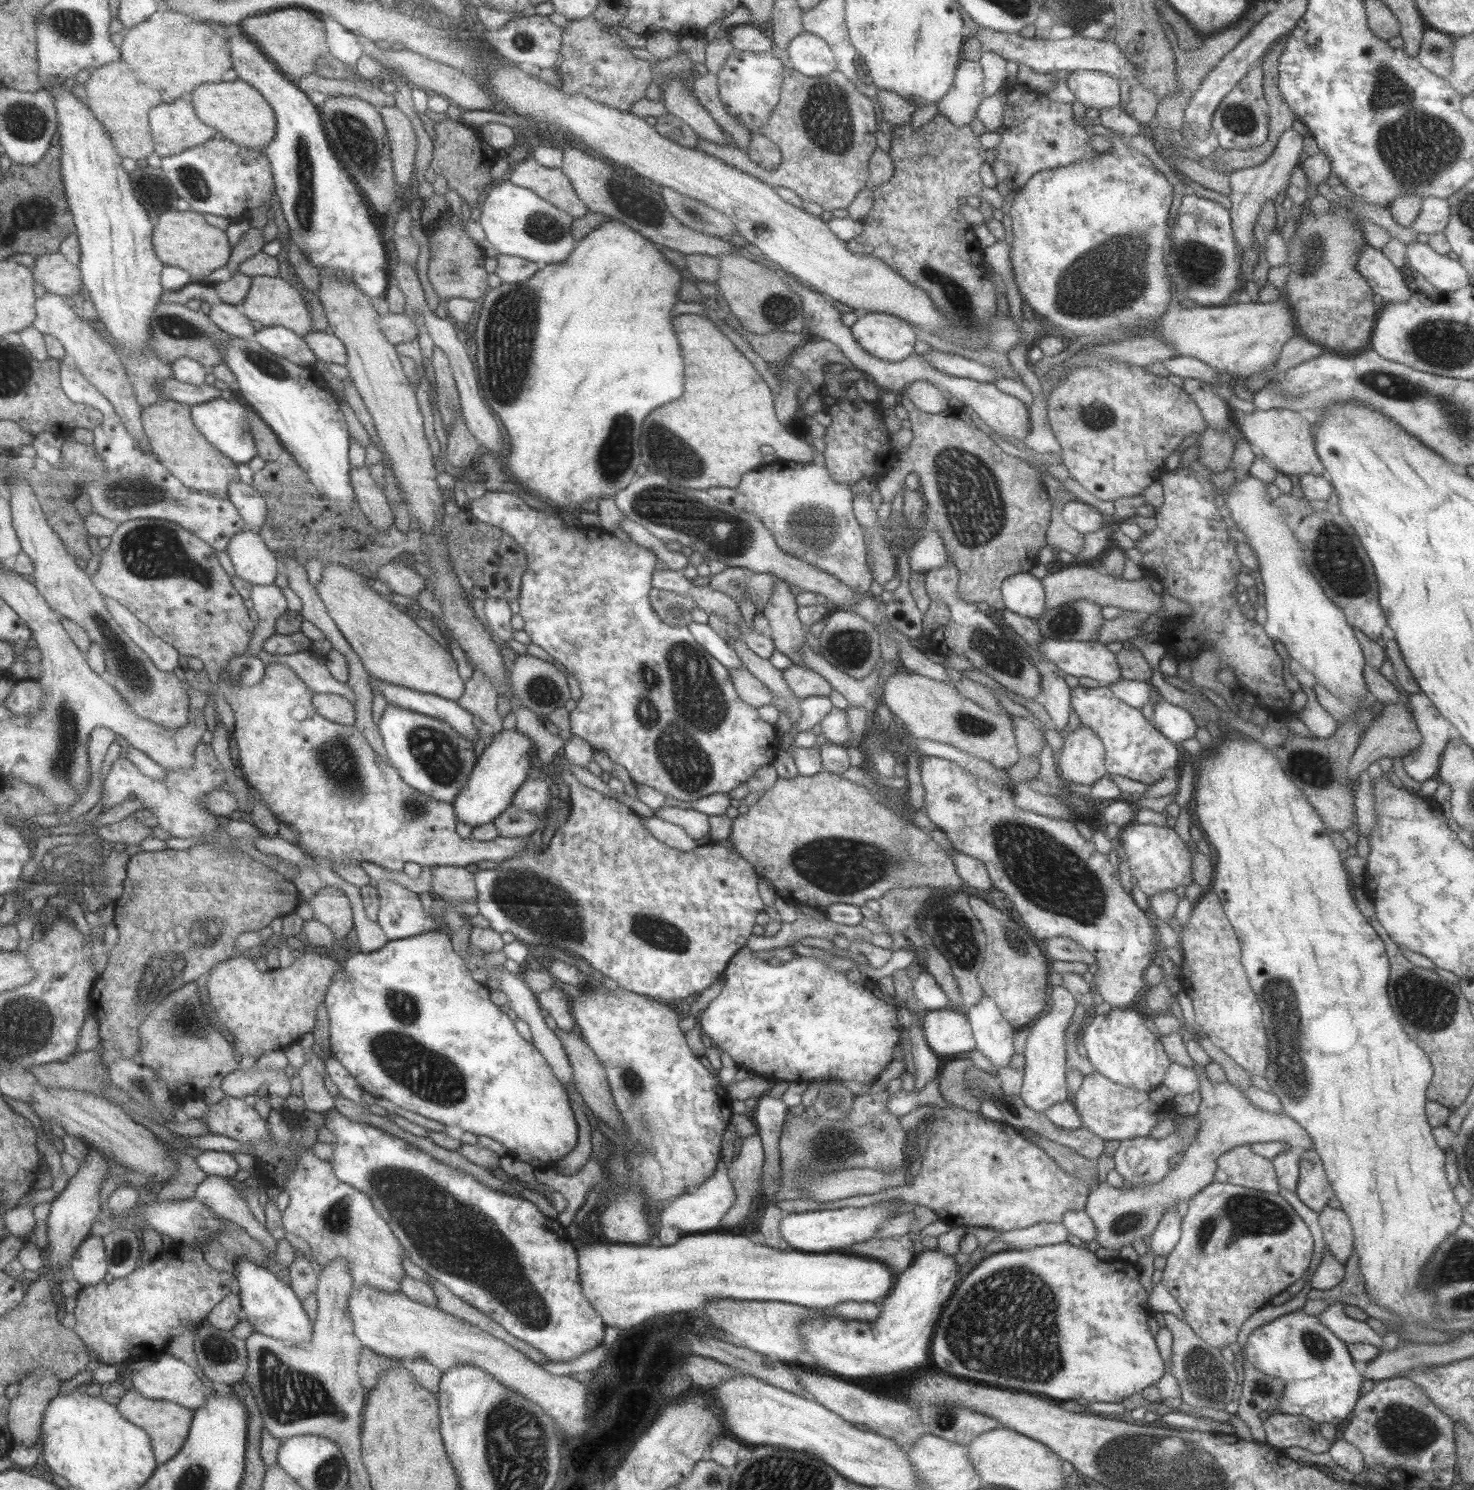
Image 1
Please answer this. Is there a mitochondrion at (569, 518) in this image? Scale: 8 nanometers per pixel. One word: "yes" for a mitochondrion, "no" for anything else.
no

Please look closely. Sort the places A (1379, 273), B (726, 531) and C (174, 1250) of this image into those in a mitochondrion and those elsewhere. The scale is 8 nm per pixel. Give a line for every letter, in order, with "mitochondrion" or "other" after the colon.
A: other
B: mitochondrion
C: other

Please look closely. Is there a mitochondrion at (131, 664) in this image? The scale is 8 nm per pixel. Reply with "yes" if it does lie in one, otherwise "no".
yes

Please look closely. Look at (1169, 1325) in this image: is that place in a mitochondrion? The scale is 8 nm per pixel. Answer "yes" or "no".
no

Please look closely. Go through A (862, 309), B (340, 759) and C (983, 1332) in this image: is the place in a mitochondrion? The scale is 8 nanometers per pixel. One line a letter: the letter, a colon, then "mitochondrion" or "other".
A: other
B: mitochondrion
C: mitochondrion

